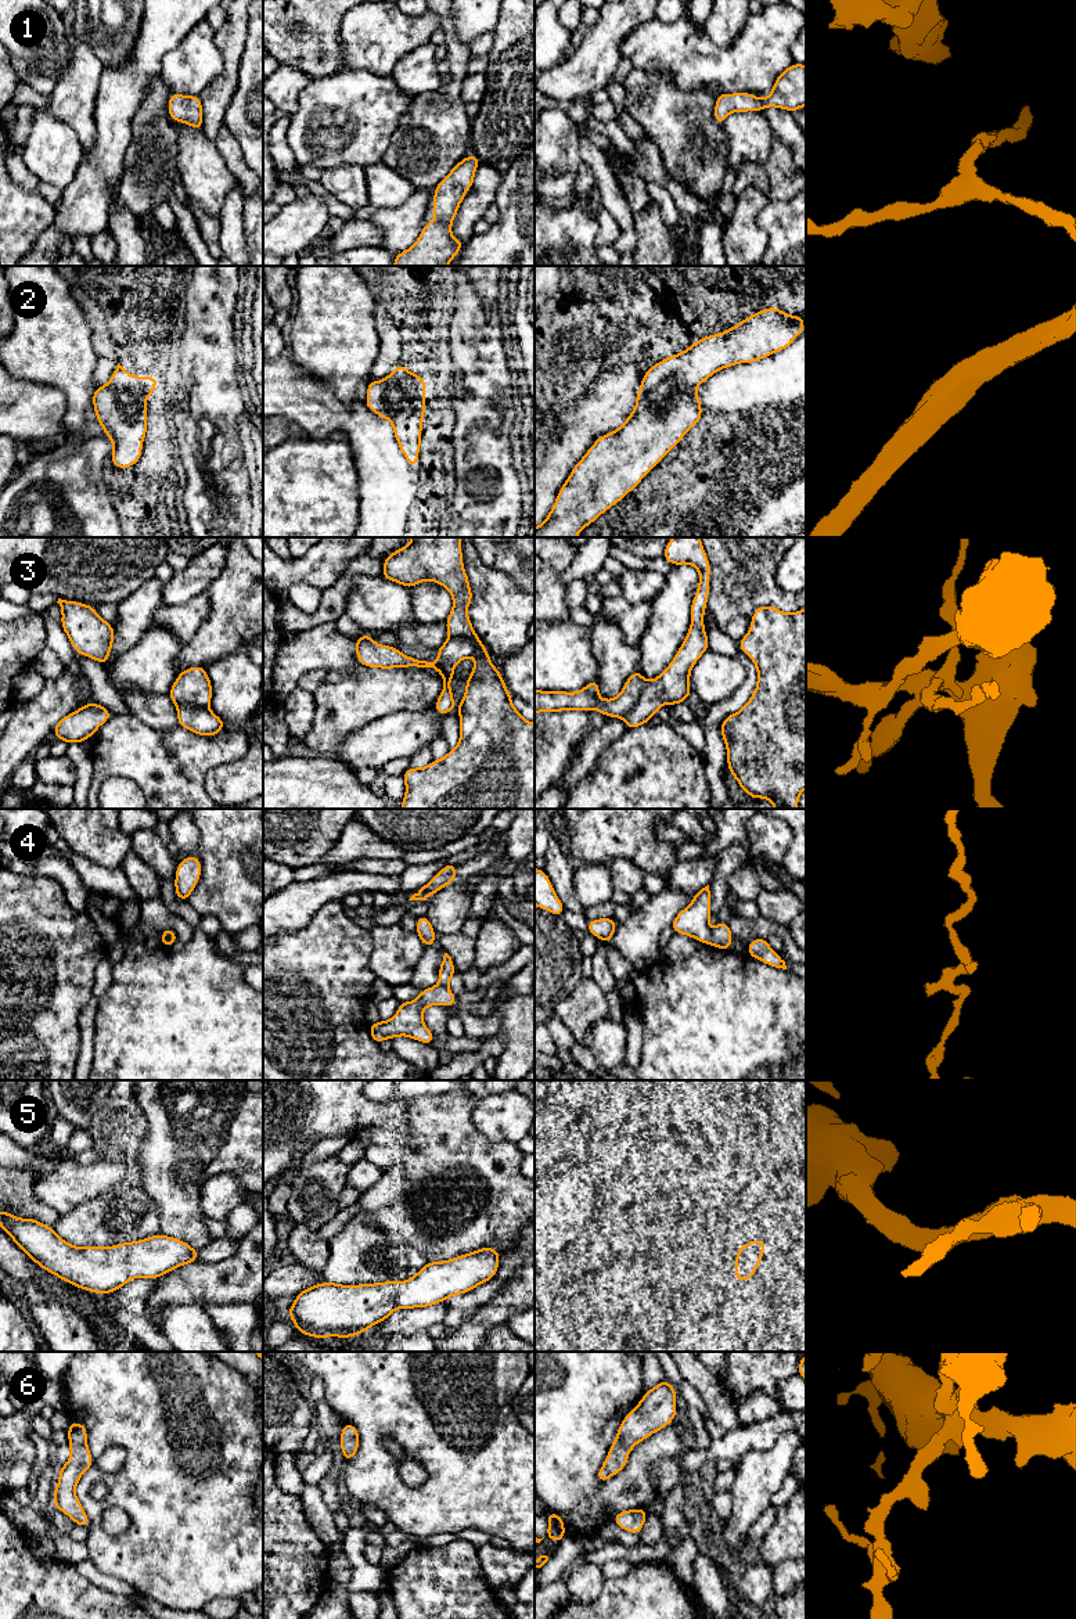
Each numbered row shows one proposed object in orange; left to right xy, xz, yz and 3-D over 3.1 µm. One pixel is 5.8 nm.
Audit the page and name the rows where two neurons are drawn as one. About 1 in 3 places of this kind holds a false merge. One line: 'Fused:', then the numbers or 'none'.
Fused: 3, 4

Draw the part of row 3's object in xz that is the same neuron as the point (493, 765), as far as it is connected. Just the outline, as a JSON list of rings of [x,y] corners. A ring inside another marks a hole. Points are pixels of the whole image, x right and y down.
[[[411,537],[411,542],[384,560],[382,578],[411,589],[431,580],[445,586],[453,597],[453,609],[446,620],[449,638],[467,638],[476,644],[475,665],[465,683],[465,694],[460,704],[460,741],[440,760],[432,760],[422,769],[409,767],[403,780],[406,795],[402,809],[535,809],[535,723],[526,722],[514,708],[511,694],[485,648],[476,636],[467,615],[472,602],[472,590],[463,566],[461,537]]]

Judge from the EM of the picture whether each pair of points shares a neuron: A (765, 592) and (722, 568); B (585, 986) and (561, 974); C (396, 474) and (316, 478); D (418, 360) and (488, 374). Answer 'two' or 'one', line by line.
A: one
B: two
C: two
D: two

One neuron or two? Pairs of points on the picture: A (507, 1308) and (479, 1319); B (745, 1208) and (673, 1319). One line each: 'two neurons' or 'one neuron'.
A: one neuron
B: one neuron

